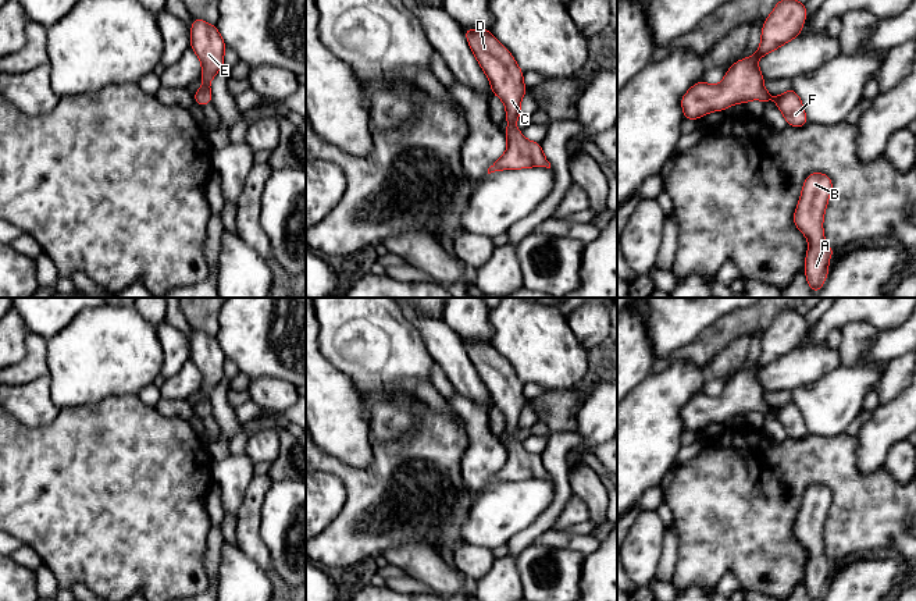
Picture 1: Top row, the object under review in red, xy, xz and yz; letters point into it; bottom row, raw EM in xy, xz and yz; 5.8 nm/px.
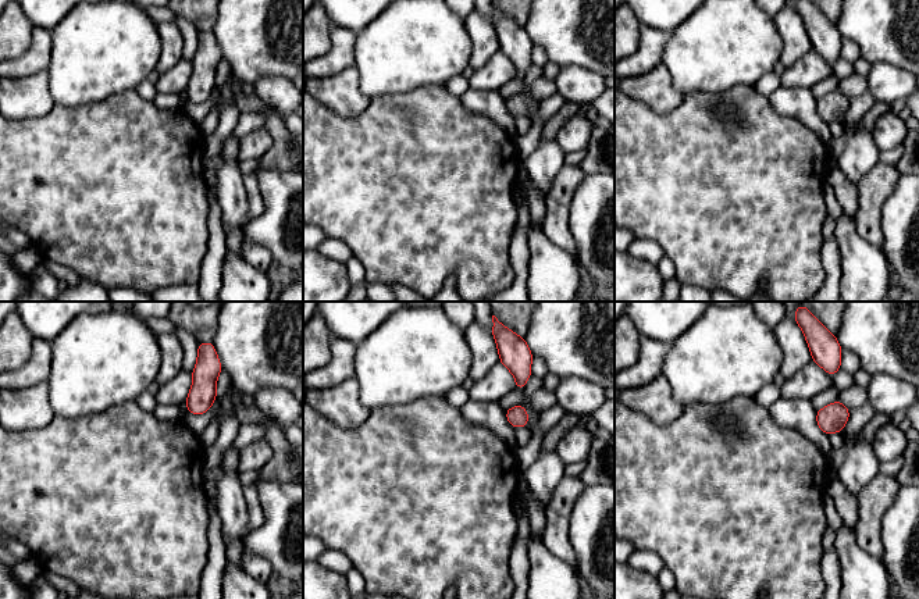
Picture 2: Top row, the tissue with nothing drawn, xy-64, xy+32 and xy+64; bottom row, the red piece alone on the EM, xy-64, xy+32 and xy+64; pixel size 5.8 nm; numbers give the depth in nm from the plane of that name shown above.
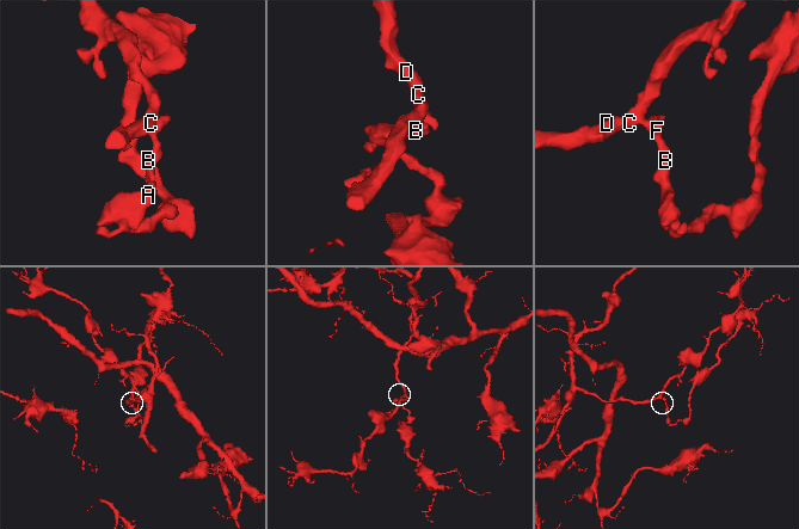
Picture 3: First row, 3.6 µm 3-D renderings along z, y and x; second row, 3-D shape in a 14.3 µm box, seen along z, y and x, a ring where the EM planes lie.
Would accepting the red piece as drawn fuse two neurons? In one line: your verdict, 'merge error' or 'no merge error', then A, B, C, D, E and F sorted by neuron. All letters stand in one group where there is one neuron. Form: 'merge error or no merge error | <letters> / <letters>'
no merge error | A B C D E F

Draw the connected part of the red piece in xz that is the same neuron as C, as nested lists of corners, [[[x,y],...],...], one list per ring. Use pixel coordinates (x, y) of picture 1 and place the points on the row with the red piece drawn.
[[[463,29],[463,32],[478,64],[489,79],[492,95],[496,95],[505,103],[506,121],[509,122],[505,131],[507,150],[488,168],[488,174],[528,167],[550,168],[541,143],[525,139],[514,125],[521,117],[520,104],[527,90],[523,82],[524,72],[518,68],[517,61],[491,31]]]

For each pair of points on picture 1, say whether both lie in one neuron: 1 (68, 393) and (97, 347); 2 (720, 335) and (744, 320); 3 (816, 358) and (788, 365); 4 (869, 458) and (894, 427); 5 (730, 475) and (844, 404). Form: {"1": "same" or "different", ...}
{"1": "same", "2": "same", "3": "same", "4": "same", "5": "different"}

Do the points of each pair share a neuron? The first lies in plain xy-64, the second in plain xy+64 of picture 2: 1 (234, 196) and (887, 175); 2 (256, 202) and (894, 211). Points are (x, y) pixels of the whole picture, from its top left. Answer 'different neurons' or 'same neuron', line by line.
1: different neurons
2: different neurons

